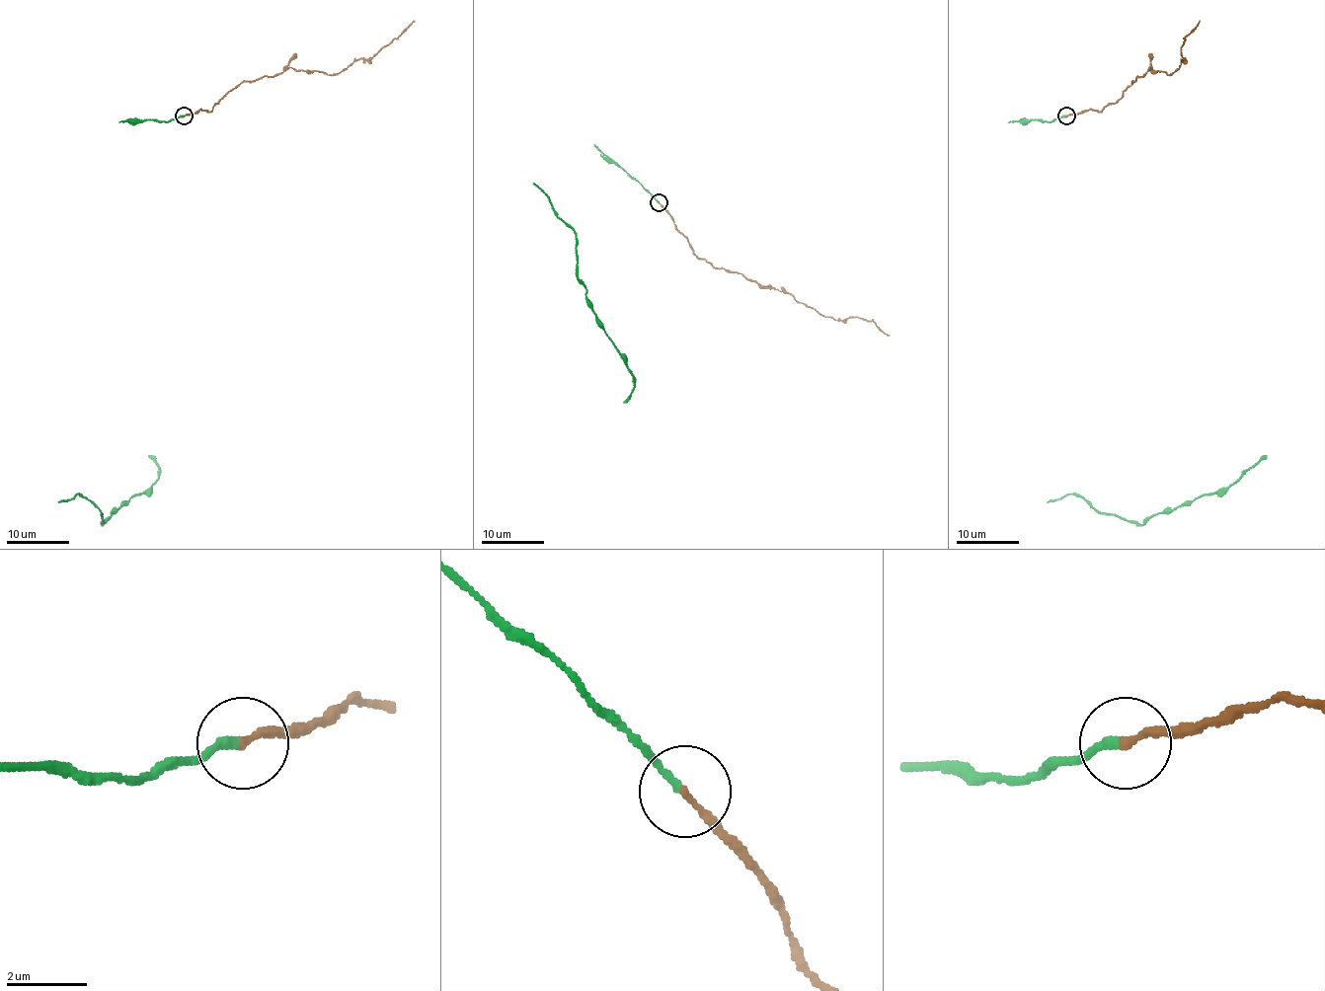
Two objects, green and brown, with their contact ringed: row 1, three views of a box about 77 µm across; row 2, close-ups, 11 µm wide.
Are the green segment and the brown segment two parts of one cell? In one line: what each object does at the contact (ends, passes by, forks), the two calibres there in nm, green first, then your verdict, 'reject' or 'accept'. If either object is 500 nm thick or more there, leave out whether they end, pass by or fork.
green ends; brown ends; calibres 190 and 180 nm; accept

